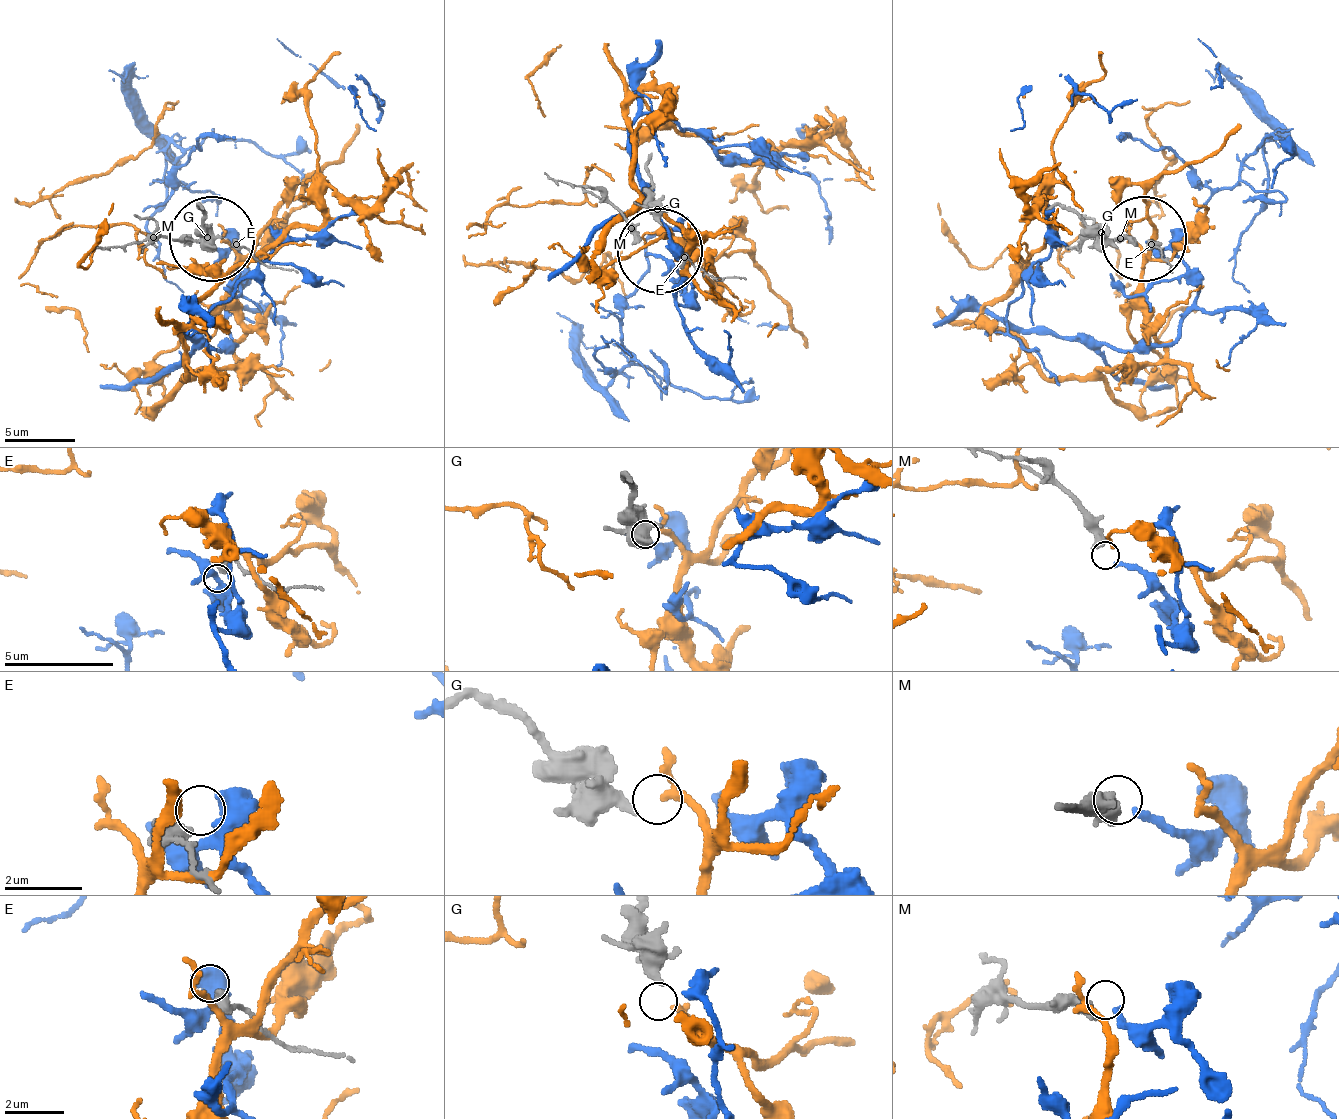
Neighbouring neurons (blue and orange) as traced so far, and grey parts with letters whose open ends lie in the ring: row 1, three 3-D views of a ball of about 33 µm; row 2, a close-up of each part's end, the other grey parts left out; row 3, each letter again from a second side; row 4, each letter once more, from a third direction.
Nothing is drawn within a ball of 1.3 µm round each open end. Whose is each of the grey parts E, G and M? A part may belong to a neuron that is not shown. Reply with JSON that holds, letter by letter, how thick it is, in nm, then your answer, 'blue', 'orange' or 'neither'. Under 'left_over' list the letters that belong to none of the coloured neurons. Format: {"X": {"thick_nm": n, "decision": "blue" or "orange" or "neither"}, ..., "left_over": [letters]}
{"E": {"thick_nm": 460, "decision": "neither"}, "G": {"thick_nm": 320, "decision": "orange"}, "M": {"thick_nm": 400, "decision": "blue"}, "left_over": ["E"]}

